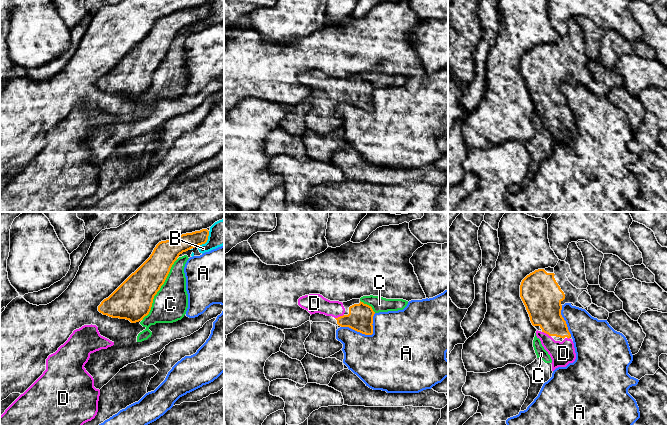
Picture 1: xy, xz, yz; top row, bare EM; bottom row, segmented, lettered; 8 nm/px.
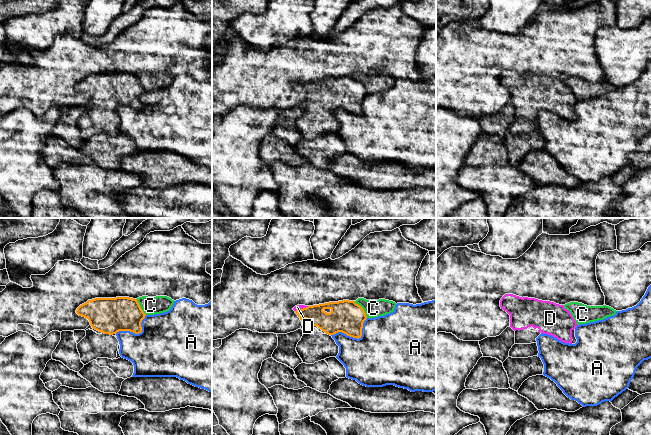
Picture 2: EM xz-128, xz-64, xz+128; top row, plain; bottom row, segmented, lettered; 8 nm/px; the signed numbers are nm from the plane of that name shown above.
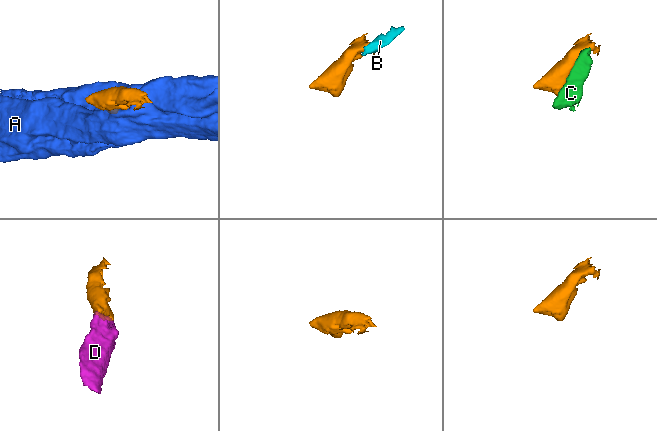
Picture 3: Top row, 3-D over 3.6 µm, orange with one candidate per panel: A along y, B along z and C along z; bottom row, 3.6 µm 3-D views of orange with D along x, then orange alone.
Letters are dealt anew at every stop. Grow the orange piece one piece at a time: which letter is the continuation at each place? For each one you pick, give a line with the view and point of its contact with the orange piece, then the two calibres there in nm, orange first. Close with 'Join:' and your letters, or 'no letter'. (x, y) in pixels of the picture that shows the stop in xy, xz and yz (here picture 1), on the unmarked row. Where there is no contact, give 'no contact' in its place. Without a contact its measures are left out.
D: contact xz (340, 92); calibres 200 and 160 nm
Join: D

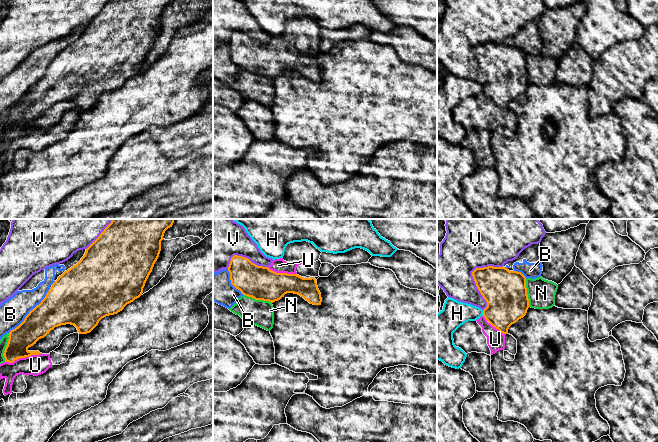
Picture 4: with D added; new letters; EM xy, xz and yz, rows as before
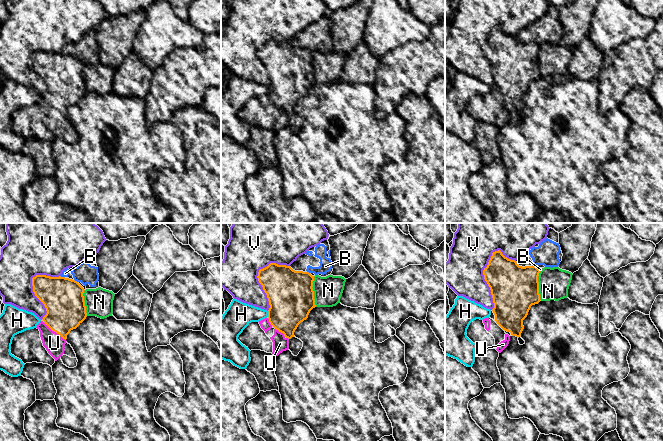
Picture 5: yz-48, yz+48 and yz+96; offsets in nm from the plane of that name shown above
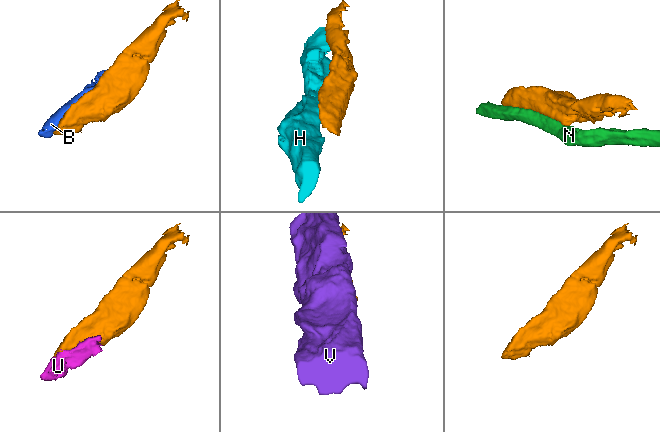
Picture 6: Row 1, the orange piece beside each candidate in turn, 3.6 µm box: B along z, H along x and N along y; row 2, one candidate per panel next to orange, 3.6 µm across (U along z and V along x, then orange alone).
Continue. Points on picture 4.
U: contact xy (23, 133); calibres 200 and 160 nm
Join: U

